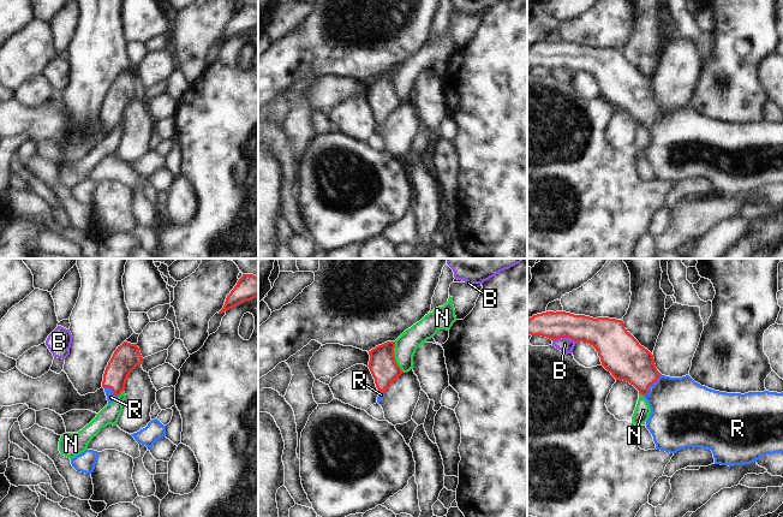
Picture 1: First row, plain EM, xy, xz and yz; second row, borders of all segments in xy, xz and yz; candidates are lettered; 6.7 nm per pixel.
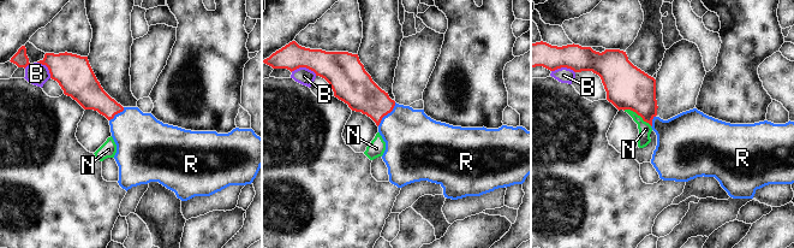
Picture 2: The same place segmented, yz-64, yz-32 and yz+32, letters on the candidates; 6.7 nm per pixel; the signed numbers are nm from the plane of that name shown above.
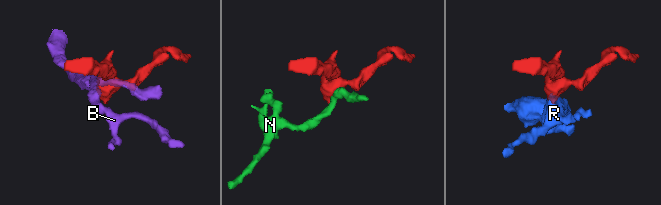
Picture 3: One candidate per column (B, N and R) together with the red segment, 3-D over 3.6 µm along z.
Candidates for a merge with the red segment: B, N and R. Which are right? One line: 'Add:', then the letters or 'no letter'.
Add: R

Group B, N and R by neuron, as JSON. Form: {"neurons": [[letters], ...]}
{"neurons": [["B"], ["N"], ["R"]]}

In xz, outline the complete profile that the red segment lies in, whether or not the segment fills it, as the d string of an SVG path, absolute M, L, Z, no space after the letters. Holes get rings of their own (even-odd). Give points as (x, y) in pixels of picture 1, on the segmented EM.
M387 341L369 351L369 369L375 379L378 390L377 403L383 400L383 396L390 385L404 373L394 357L395 341Z

